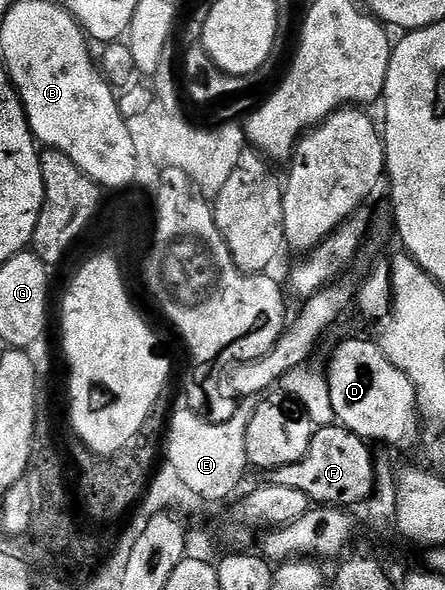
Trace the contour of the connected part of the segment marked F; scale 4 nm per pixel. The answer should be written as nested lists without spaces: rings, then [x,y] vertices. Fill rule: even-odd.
[[[338,423],[318,427],[313,433],[307,454],[299,458],[299,462],[291,462],[291,466],[276,469],[272,473],[271,483],[300,490],[309,496],[314,505],[349,510],[352,504],[364,505],[373,493],[373,452],[366,441]]]

